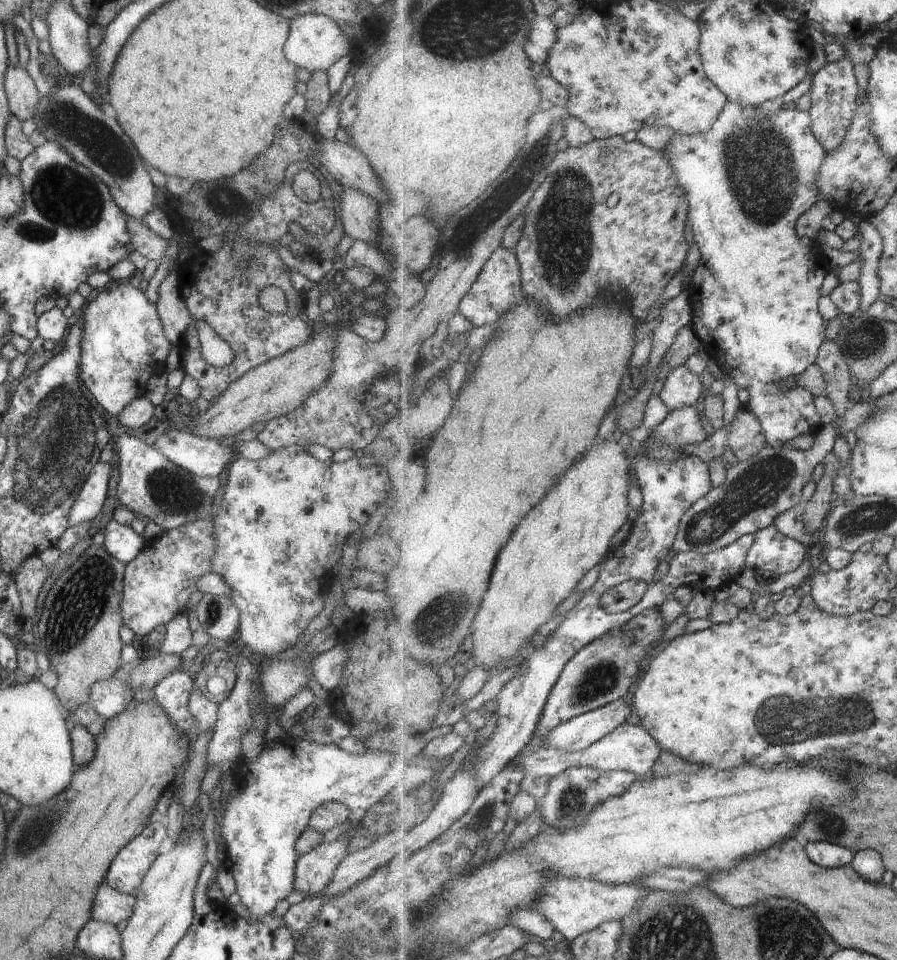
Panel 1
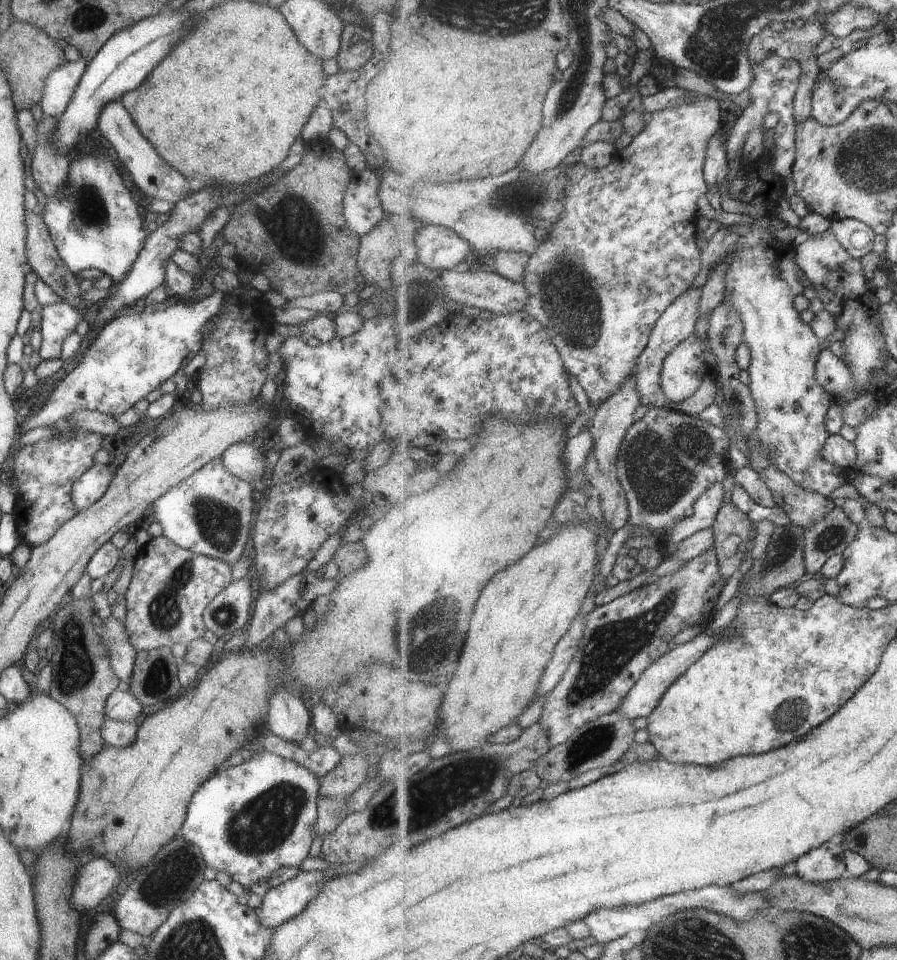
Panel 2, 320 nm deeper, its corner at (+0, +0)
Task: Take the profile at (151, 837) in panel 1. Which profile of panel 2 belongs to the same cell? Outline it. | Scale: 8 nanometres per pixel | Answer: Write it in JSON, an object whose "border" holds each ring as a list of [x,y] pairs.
{"border":[[[93,858],[77,870],[69,904],[80,914],[95,909],[105,898],[112,895],[118,883],[117,868],[103,858]]]}

